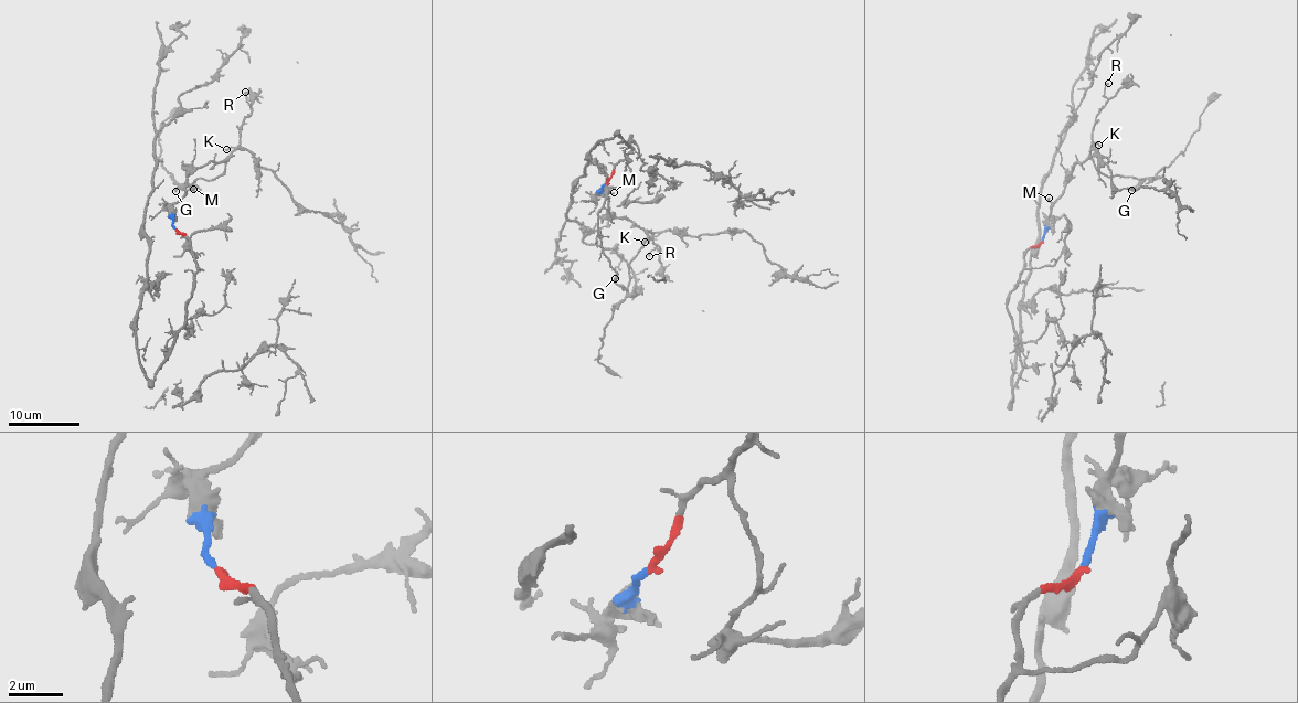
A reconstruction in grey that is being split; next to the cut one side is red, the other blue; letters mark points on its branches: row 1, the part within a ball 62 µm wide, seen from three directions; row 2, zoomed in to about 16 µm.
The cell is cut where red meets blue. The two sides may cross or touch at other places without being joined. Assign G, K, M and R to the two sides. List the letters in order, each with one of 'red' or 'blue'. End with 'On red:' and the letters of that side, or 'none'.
G: blue
K: blue
M: blue
R: blue
On red: none

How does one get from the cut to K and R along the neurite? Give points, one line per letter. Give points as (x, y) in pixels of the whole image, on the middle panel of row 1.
K: (605, 183), (597, 192), (605, 195), (608, 212), (655, 235), (644, 242)
R: (605, 183), (597, 192), (605, 195), (608, 212), (652, 232), (651, 240), (659, 251), (651, 251), (649, 255)

